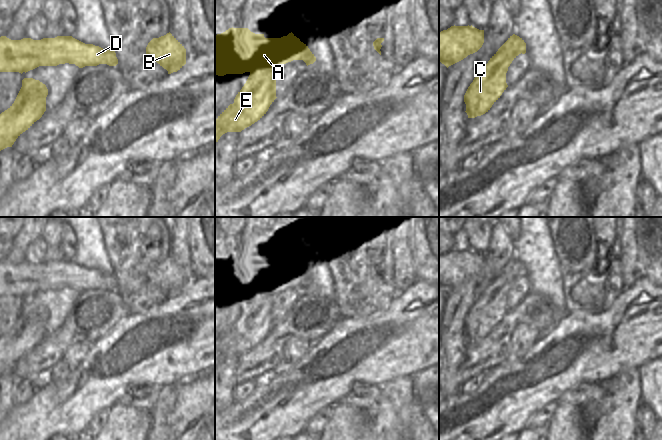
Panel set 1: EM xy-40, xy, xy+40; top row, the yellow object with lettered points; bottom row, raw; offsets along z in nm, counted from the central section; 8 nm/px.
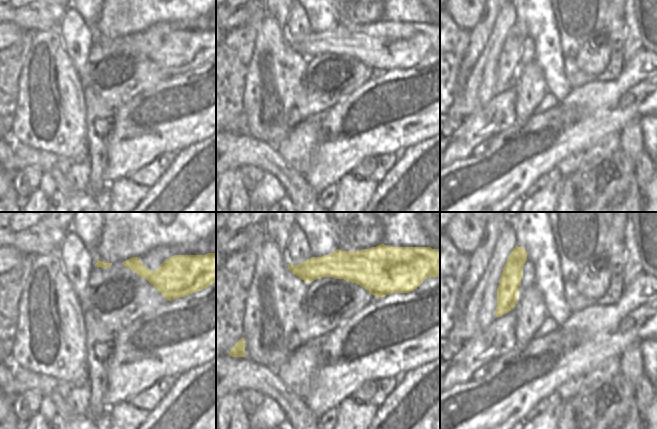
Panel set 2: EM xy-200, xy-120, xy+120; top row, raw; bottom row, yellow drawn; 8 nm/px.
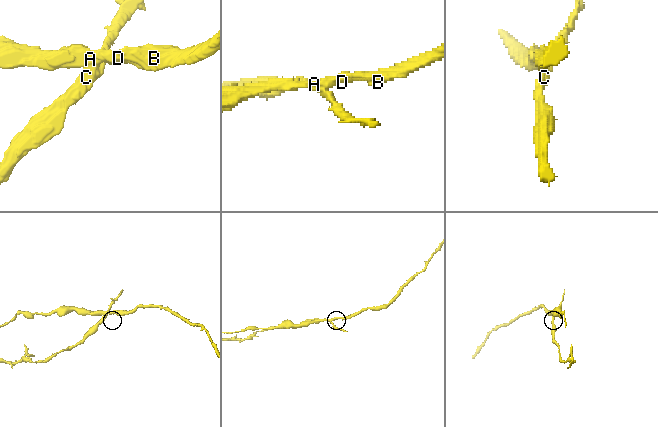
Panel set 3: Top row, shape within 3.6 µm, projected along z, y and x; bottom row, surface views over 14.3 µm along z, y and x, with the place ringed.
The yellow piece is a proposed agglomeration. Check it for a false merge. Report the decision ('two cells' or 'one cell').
two cells

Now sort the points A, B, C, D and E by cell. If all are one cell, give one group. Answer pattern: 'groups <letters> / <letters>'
groups A B D / C E

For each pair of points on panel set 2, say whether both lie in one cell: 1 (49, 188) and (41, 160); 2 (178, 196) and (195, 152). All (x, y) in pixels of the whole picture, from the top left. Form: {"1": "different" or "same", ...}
{"1": "different", "2": "same"}

